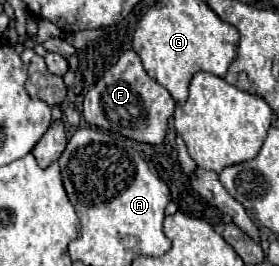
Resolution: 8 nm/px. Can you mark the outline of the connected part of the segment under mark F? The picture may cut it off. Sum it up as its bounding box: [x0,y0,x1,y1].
[83,50,175,144]

